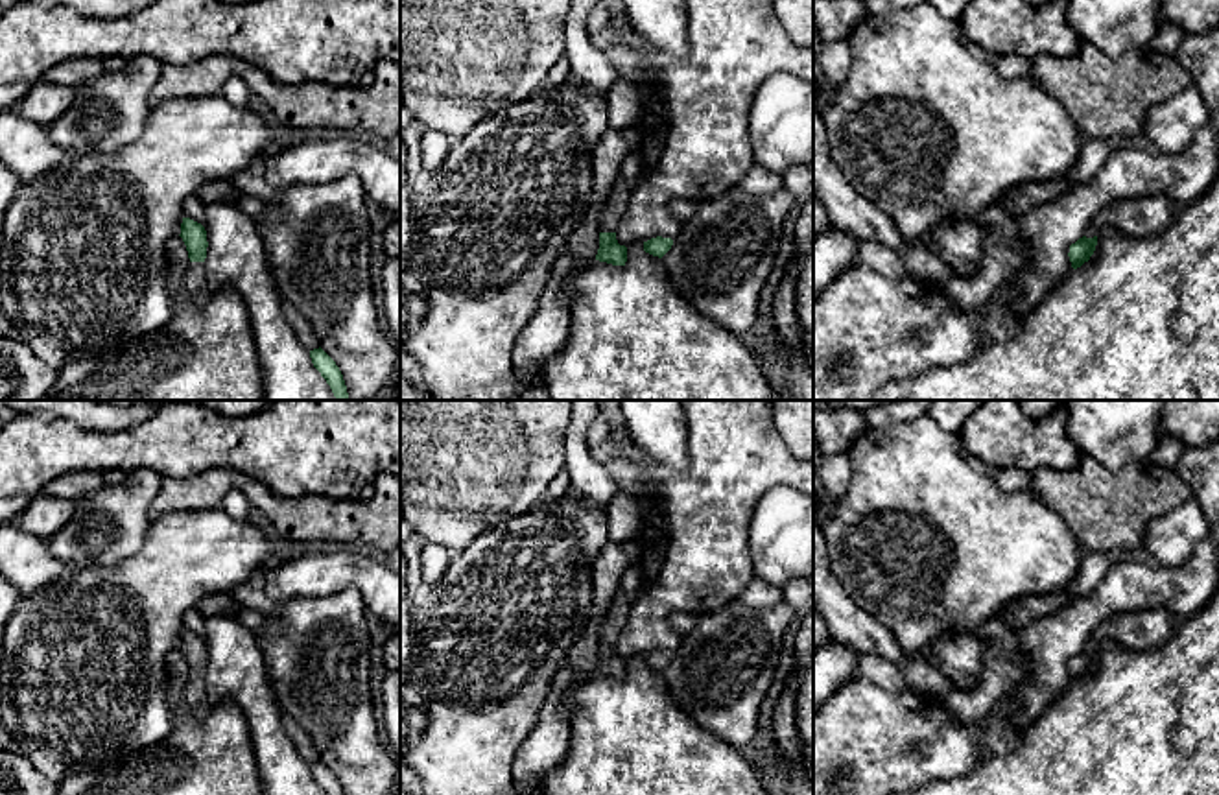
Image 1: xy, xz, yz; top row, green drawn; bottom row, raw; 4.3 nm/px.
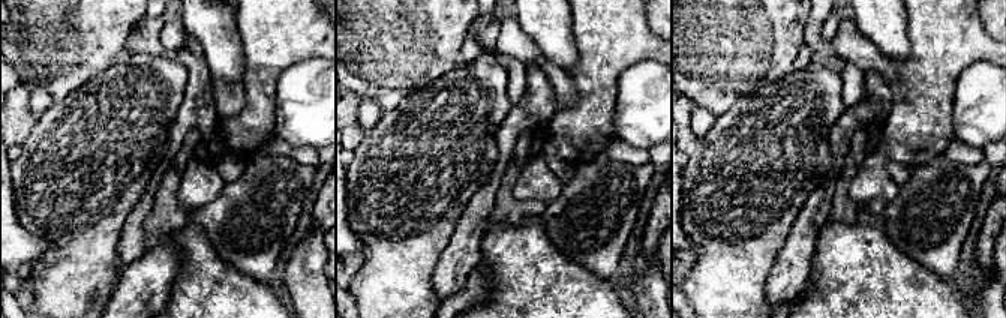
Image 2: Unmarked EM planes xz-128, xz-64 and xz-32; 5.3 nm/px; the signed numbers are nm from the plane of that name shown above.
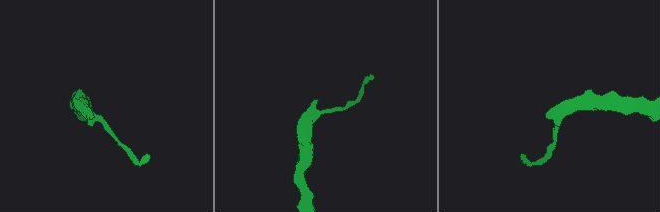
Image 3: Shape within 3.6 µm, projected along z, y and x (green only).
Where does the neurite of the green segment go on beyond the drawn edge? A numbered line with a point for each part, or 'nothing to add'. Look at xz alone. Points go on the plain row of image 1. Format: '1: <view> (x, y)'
1: xz (609, 626)

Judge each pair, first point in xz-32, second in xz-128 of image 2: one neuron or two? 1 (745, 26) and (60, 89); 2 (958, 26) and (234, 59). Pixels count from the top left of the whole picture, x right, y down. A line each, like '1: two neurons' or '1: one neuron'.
1: one neuron
2: two neurons

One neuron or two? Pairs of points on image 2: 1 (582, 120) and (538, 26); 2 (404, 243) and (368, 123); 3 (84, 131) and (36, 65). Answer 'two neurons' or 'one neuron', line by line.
1: two neurons
2: two neurons
3: two neurons

